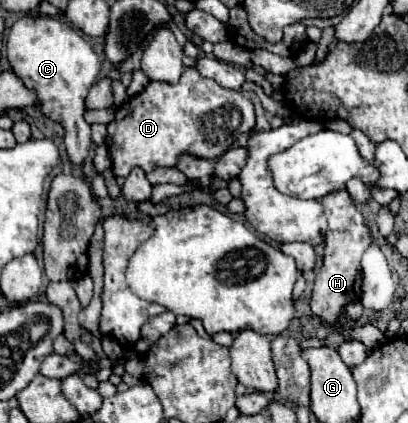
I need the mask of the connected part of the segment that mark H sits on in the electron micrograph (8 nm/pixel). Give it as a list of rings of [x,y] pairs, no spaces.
[[[337,190],[321,198],[325,208],[325,216],[329,220],[329,228],[325,234],[325,254],[323,266],[317,272],[313,296],[311,296],[311,310],[315,316],[323,318],[329,324],[337,324],[337,318],[343,314],[343,308],[359,300],[361,296],[361,256],[371,244],[369,228],[363,220],[363,214],[357,210],[355,202],[347,194],[347,190]]]

